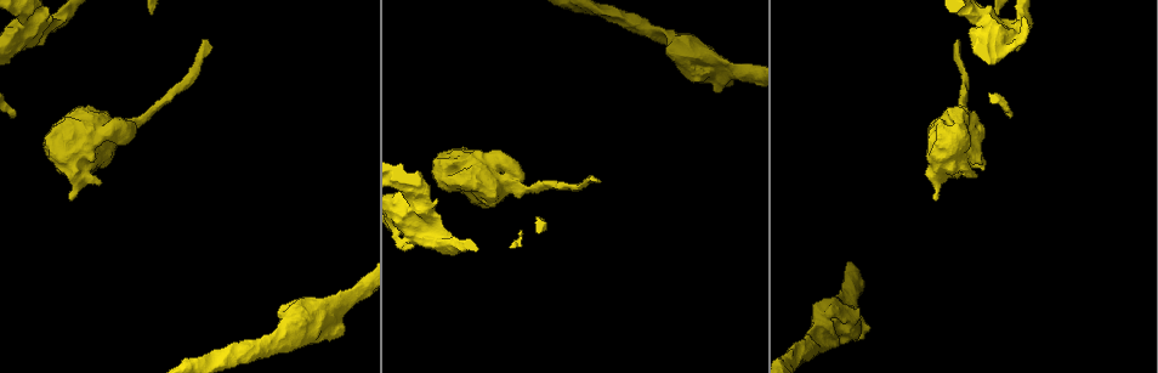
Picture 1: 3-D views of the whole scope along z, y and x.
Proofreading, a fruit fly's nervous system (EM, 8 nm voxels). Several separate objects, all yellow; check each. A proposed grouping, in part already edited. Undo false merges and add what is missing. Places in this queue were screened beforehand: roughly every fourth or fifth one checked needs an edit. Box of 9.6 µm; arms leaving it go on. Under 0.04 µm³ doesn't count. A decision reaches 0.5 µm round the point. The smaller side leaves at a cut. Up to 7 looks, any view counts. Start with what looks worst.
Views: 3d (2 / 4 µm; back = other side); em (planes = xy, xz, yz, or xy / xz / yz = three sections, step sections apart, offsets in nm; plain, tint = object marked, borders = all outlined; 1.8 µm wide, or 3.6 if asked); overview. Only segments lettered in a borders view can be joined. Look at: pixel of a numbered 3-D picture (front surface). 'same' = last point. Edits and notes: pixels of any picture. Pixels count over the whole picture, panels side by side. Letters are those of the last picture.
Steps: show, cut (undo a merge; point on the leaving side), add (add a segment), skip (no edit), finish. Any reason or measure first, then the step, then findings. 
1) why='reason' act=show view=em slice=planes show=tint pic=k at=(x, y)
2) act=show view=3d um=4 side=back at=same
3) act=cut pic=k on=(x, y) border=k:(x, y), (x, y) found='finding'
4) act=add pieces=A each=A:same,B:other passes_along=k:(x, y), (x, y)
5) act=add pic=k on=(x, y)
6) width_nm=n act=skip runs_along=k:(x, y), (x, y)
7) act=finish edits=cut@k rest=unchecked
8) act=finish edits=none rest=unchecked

why='tapers out' act=show view=em slice=planes show=borders pic=1 at=(208, 40)

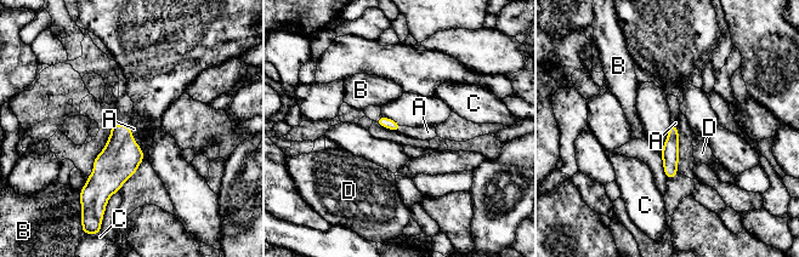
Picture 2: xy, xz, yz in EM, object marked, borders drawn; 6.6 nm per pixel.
longest_contact=A:50nm act=add pieces=A each=A:same,B:other,C:other,D:other found='it goes on there'

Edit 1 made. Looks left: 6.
act=show view=overview

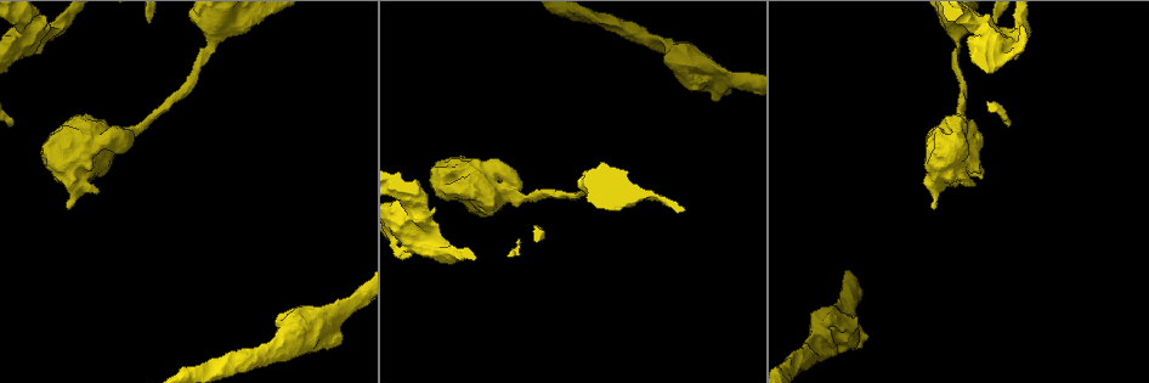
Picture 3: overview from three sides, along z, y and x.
why='four-way junction' act=show view=3d um=4 pic=3 at=(1000, 43)

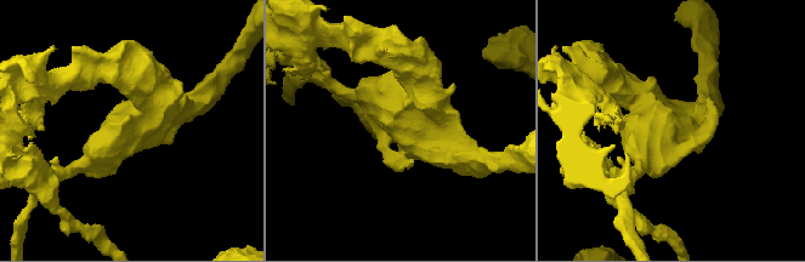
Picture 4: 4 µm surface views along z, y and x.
act=show view=em um=3.6 slice=planes show=borders pic=4 at=(416, 130)

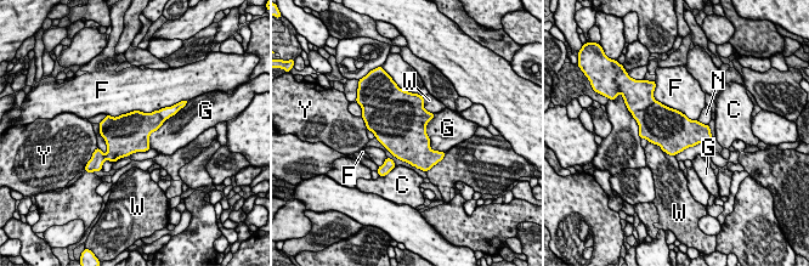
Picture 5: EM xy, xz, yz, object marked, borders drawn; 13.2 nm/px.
act=cut pic=5 on=(657, 122) each=C:other,F:other,G:other,N:other,W:other,Y:other border=5:(656, 101), (644, 109) found='two neurons meet here'

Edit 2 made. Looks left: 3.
act=finish edits=add@2,cut@5 rest=unchecked

